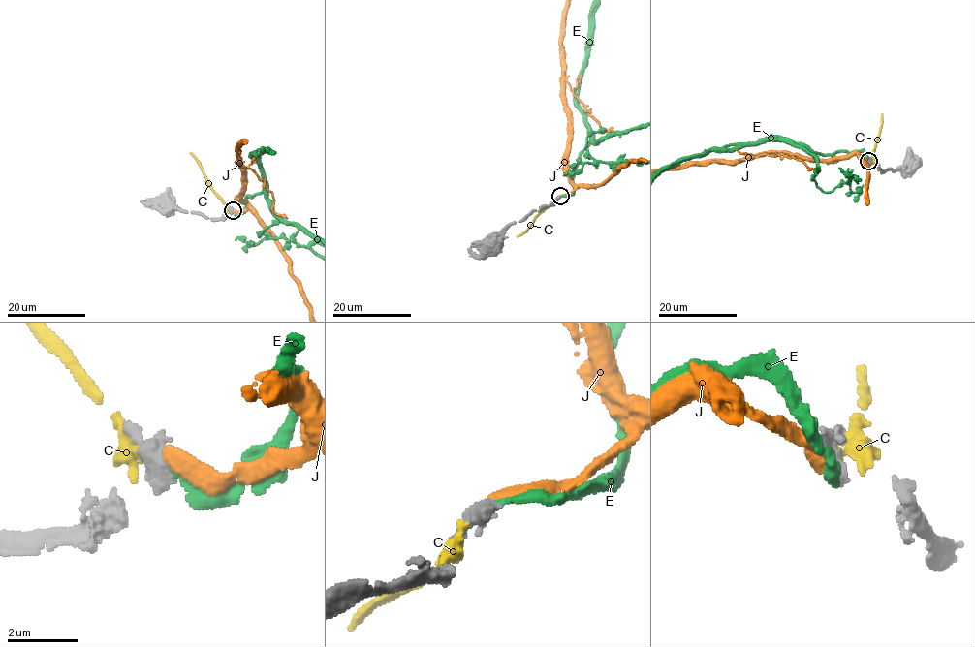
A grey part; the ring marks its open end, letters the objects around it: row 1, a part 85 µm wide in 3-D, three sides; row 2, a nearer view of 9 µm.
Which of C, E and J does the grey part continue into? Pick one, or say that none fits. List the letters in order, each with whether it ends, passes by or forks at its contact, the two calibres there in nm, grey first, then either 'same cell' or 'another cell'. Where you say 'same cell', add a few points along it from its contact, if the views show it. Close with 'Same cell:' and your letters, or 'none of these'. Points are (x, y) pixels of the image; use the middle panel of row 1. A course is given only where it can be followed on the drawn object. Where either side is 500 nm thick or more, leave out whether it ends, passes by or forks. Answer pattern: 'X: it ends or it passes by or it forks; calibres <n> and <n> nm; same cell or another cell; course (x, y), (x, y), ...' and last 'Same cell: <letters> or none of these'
C: it passes by; calibres 480 and 320 nm; another cell
E: calibres 600 and 280 nm; same cell
J: calibres 650 and 360 nm; another cell
Same cell: E

